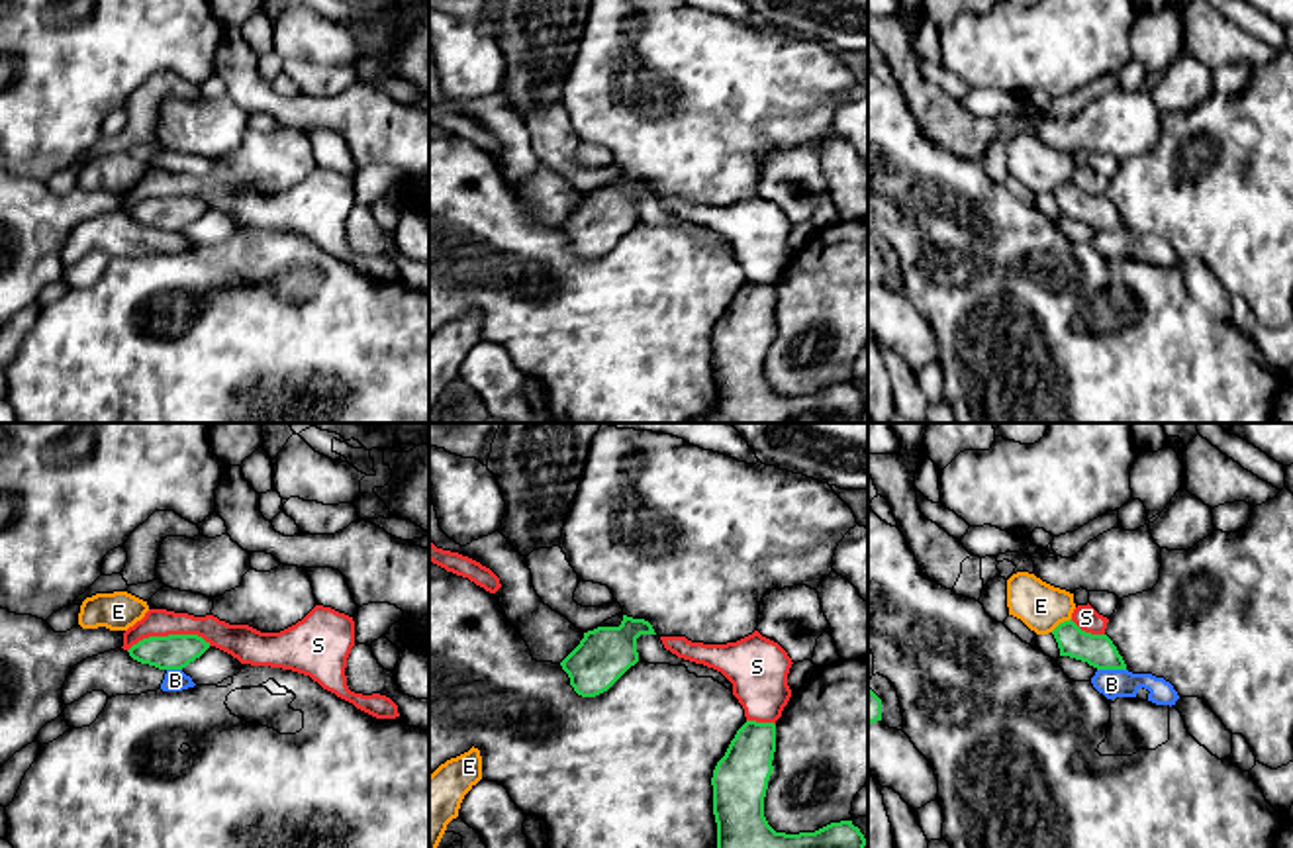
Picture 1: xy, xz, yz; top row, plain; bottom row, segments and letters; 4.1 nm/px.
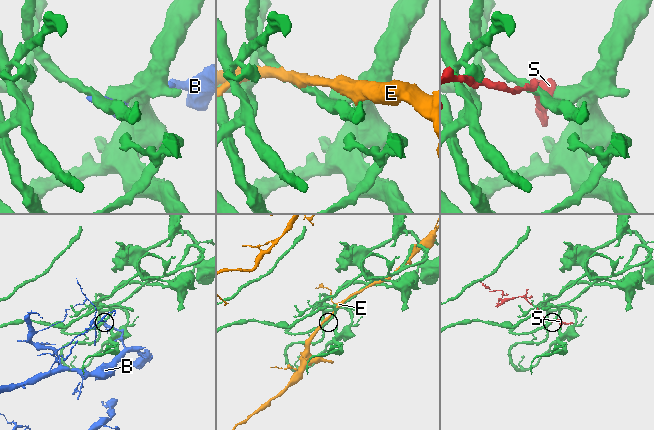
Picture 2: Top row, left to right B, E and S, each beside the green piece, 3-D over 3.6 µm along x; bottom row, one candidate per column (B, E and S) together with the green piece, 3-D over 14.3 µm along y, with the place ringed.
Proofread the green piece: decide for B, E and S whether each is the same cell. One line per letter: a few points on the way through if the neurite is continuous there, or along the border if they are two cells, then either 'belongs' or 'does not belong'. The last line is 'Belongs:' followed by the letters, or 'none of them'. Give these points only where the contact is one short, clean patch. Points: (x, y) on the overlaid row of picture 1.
B: does not belong
E: does not belong
S: does not belong
Belongs: none of them

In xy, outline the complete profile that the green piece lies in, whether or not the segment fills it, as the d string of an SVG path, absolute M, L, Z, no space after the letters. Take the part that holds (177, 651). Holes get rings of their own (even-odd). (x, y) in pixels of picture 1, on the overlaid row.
M198 635L149 636L133 644L127 652L141 664L159 670L182 670L210 648Z

